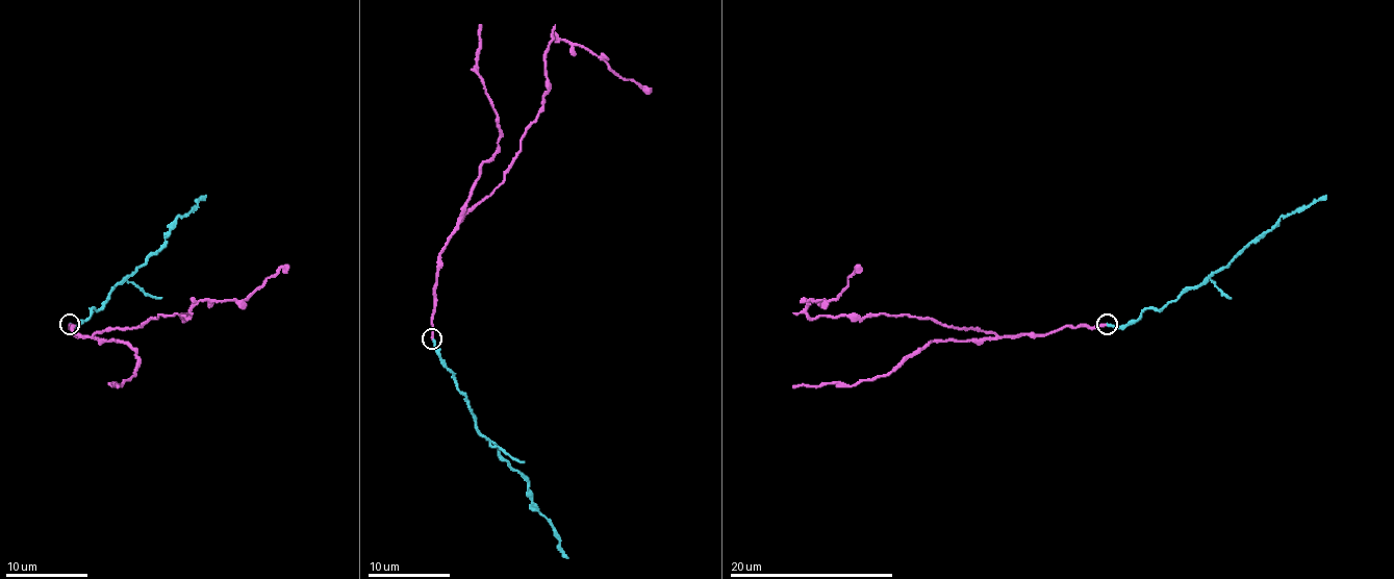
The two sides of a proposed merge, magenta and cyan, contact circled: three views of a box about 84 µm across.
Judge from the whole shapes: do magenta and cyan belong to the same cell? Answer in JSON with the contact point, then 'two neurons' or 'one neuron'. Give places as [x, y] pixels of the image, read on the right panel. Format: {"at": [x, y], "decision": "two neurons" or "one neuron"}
{"at": [1107, 324], "decision": "two neurons"}

